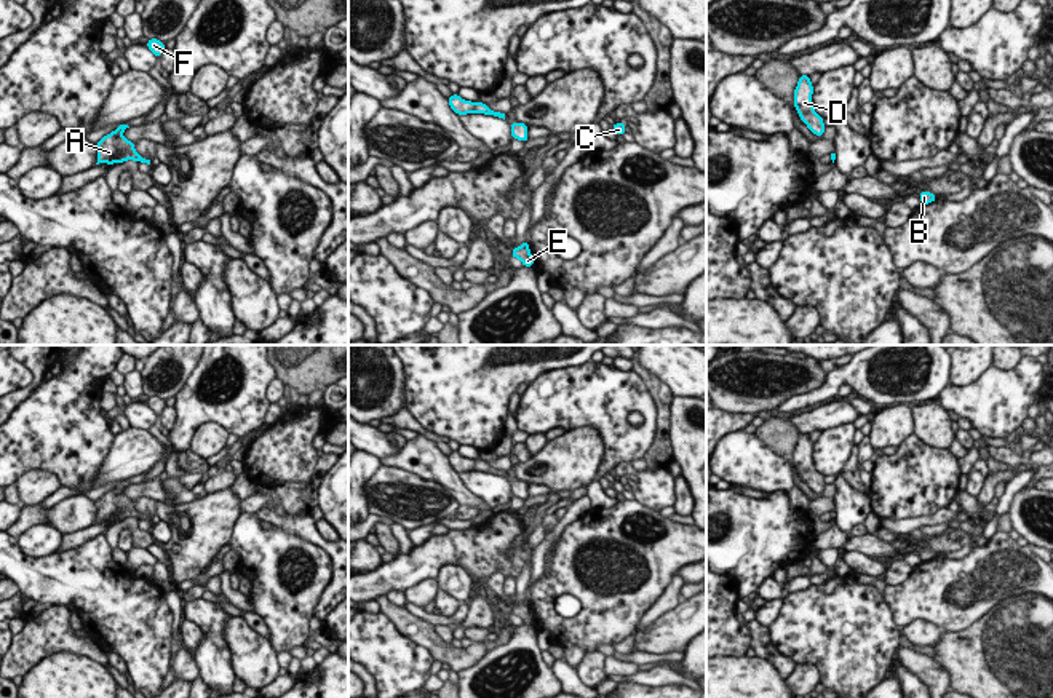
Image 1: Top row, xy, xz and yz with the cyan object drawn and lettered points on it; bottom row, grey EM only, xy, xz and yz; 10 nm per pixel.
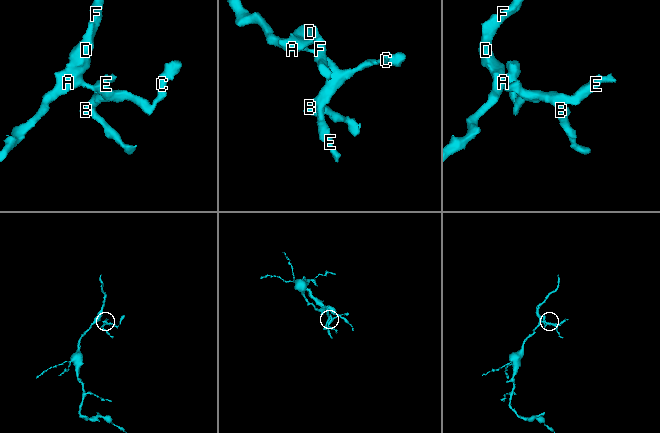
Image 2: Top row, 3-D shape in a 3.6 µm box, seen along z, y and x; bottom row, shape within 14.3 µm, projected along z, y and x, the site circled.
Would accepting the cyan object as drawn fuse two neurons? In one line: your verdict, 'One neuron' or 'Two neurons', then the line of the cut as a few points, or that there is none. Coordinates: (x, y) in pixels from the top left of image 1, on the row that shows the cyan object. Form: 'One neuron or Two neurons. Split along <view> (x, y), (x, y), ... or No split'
One neuron. No split.

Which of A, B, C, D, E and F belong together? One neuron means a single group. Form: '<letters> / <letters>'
A B C D E F

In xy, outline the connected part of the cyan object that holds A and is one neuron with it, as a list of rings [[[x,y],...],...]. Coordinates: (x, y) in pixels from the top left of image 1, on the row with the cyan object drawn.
[[[120,125],[115,131],[112,131],[110,134],[104,136],[97,144],[97,163],[107,163],[107,165],[113,165],[113,163],[123,163],[126,160],[133,160],[133,161],[141,161],[141,163],[147,163],[150,165],[150,160],[145,160],[144,157],[141,157],[136,149],[134,149],[134,142],[128,141],[123,137],[123,131],[129,128],[128,125]]]

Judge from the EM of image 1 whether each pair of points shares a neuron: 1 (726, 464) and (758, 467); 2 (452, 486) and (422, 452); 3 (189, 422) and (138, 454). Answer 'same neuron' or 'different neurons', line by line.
1: same neuron
2: same neuron
3: different neurons

